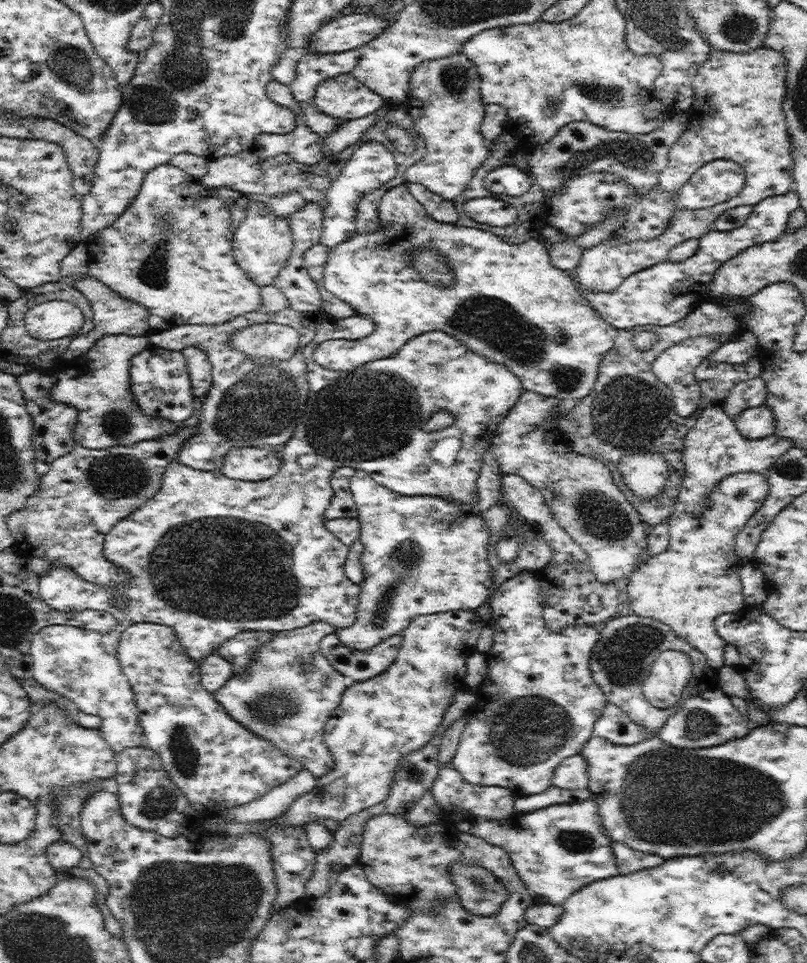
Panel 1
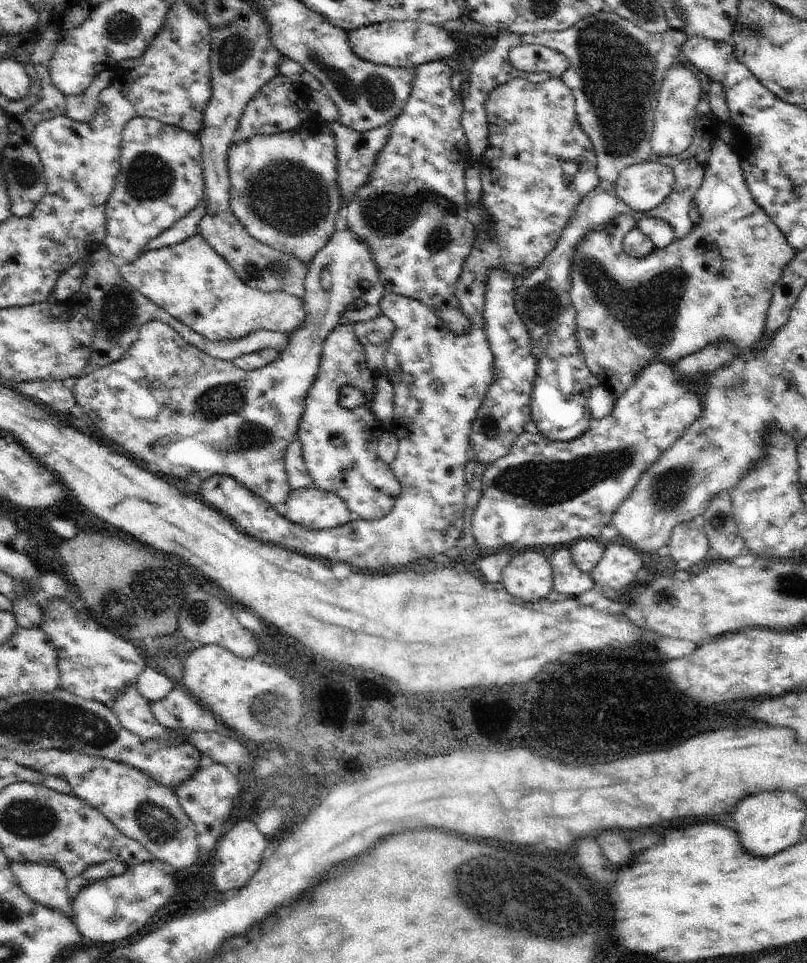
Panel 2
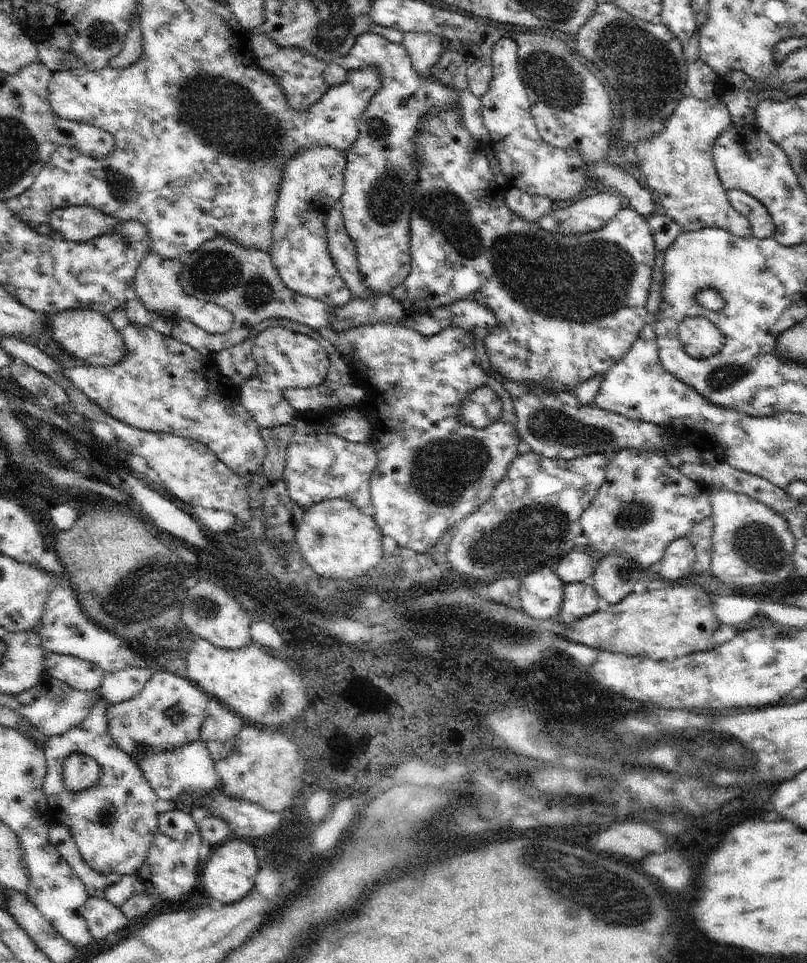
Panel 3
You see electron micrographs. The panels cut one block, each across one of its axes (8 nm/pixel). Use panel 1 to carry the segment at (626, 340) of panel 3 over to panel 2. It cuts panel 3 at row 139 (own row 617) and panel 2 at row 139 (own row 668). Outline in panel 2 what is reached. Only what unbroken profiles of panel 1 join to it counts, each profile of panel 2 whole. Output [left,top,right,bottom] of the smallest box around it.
[345,62,477,336]

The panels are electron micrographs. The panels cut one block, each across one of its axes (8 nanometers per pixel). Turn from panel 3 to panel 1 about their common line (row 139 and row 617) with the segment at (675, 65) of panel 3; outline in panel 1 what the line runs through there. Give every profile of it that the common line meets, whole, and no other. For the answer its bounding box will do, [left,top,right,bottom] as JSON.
[589,616,719,738]

